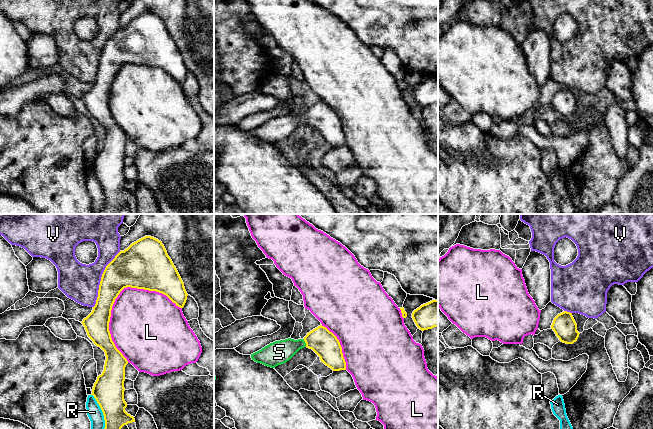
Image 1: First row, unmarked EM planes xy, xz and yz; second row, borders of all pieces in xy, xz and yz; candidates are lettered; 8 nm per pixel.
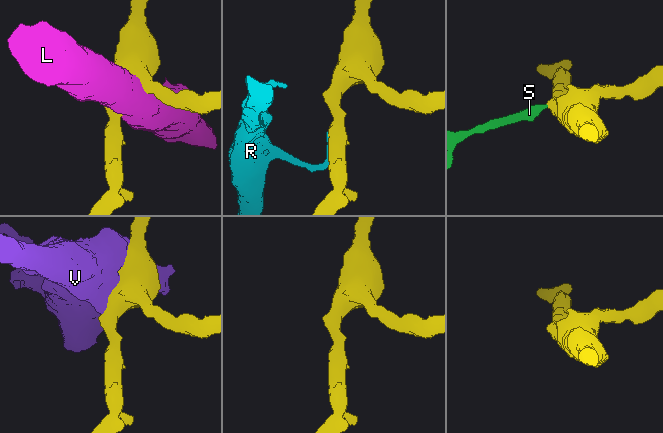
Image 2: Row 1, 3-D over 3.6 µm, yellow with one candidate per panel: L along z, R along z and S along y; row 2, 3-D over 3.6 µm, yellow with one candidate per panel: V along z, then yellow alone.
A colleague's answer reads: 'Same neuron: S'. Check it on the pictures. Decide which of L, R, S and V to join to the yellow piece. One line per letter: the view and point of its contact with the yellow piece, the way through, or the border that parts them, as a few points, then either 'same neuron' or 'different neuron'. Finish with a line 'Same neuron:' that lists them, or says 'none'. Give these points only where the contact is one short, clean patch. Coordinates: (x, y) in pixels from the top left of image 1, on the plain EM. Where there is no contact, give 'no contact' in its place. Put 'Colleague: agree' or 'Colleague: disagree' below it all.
L: meets yellow in xy at (112, 81); different neuron
R: meets yellow in xy at (104, 192); border along xy (91, 170), (98, 180), (104, 196), (104, 205), (99, 213); different neuron
S: meets yellow in xz at (305, 118); runs through xz (324, 119), (305, 118), (279, 128); same neuron
V: meets yellow in xy at (101, 55); different neuron
Same neuron: S
Colleague: agree

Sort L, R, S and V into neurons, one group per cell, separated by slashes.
L / R / S / V

